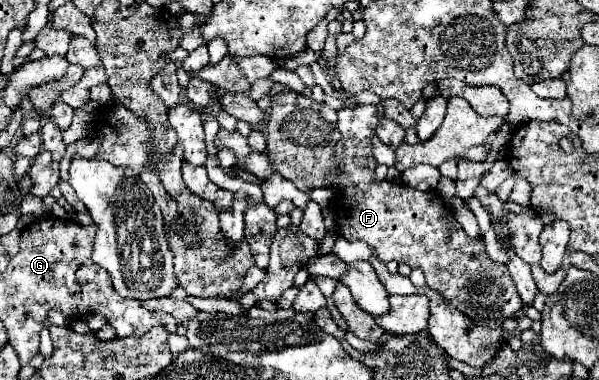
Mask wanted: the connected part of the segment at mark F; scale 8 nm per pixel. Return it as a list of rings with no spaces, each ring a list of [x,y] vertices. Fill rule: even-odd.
[[[357,105],[339,111],[337,127],[341,141],[335,151],[341,171],[335,189],[339,235],[347,241],[367,243],[381,263],[397,261],[411,269],[421,269],[427,287],[439,291],[447,303],[457,311],[463,311],[473,323],[489,329],[501,327],[505,319],[513,317],[523,307],[507,267],[491,261],[483,239],[469,237],[437,193],[419,191],[405,183],[375,179],[377,162],[371,148],[371,139],[375,137],[379,123],[375,113],[377,109],[373,105]]]

